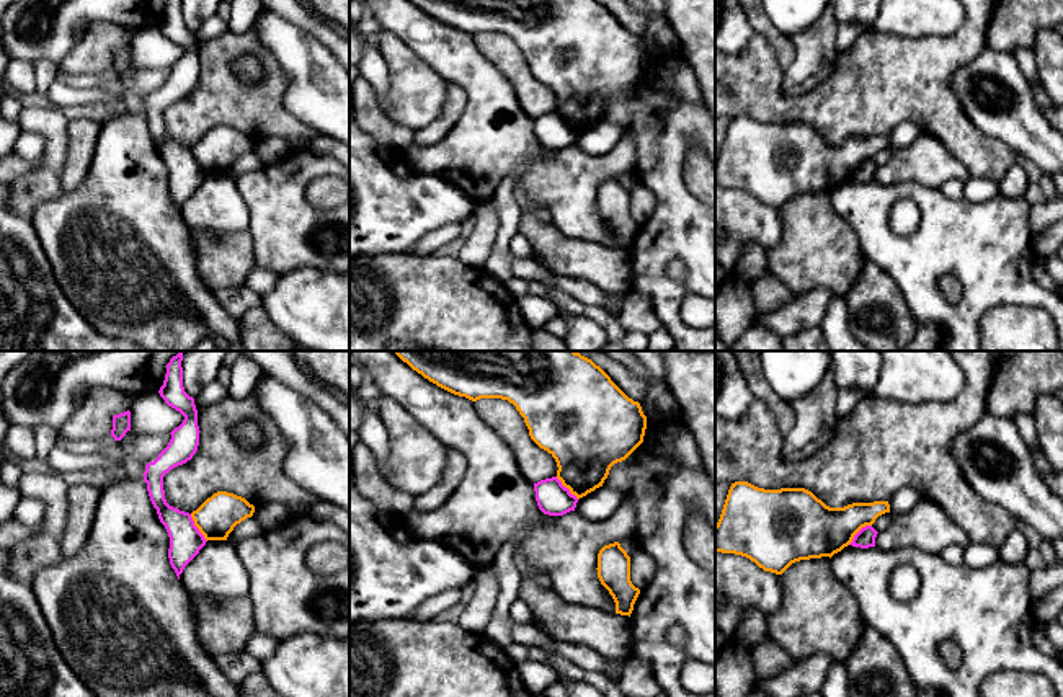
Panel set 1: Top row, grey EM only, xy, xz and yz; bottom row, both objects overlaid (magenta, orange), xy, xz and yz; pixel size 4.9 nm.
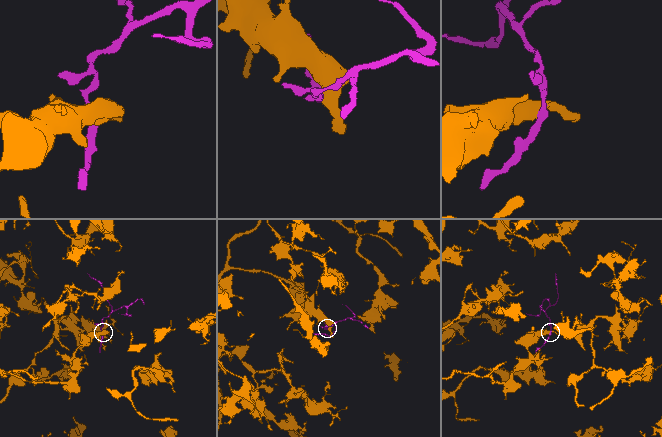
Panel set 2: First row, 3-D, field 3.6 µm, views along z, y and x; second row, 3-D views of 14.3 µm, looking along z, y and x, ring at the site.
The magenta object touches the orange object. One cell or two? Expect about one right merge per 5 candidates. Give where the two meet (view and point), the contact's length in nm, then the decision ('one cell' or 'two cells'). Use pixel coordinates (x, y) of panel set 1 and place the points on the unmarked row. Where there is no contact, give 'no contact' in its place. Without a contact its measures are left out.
meets magenta in xy at (196, 162); contact 160 nm long; two cells

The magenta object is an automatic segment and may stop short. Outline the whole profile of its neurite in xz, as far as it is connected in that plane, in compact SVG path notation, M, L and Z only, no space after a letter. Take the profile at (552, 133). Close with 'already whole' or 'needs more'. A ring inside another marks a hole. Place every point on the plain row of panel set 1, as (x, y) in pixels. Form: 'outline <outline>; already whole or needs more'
outline M557 111L534 118L539 144L549 150L563 150L575 145L578 132Z; already whole

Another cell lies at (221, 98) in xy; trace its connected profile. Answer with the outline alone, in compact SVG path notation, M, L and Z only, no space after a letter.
M255 26L248 33L225 31L198 46L199 80L191 95L163 111L165 134L185 147L196 145L217 126L234 127L250 139L281 137L309 140L314 129L284 108L287 77L276 57L261 44ZM242 55L258 55L263 78L242 82L234 73Z

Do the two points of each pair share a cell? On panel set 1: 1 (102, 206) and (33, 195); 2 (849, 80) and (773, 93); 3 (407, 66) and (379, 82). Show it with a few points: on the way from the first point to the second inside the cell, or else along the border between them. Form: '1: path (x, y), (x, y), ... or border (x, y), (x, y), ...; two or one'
1: border (64, 191), (46, 199), (33, 219); two
2: path (830, 100), (827, 103), (792, 103); one
3: border (378, 46), (387, 69), (389, 108), (386, 115); two

